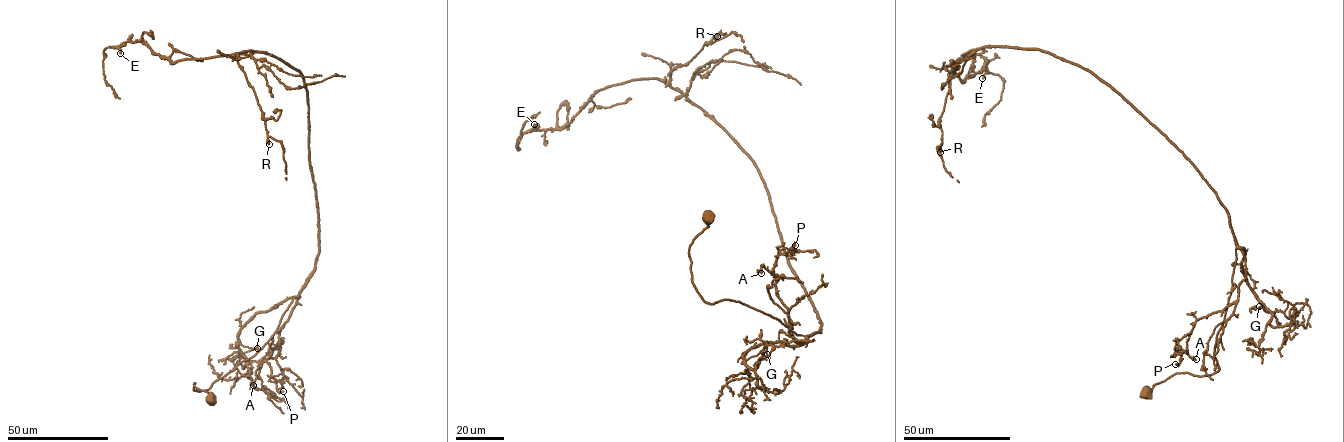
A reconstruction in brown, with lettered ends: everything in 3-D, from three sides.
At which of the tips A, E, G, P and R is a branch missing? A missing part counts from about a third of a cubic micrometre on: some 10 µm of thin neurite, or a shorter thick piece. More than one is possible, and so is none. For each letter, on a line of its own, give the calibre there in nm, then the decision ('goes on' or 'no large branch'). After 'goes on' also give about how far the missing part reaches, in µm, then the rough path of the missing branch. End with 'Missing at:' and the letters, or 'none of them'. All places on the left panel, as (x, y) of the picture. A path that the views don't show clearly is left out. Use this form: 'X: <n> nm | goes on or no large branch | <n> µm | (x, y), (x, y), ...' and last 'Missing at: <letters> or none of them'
A: 280 nm | no large branch
E: 400 nm | goes on | 70 µm
G: 170 nm | goes on | 60 µm
P: 180 nm | no large branch
R: 440 nm | no large branch
Missing at: E, G

